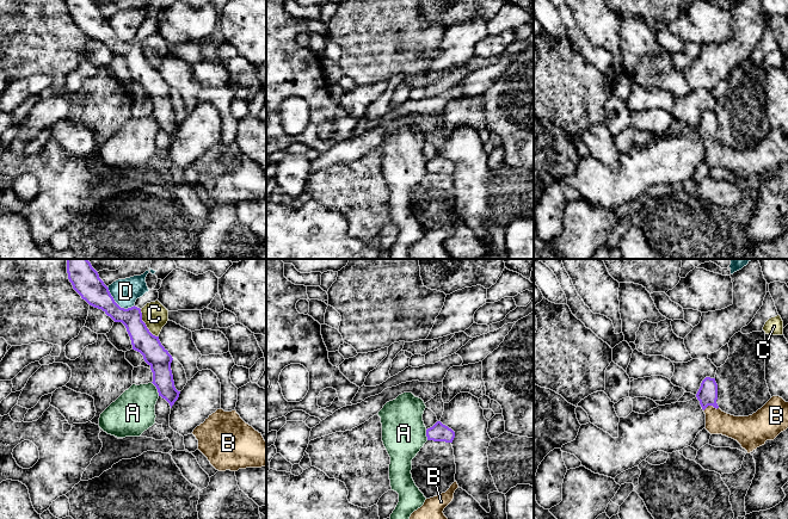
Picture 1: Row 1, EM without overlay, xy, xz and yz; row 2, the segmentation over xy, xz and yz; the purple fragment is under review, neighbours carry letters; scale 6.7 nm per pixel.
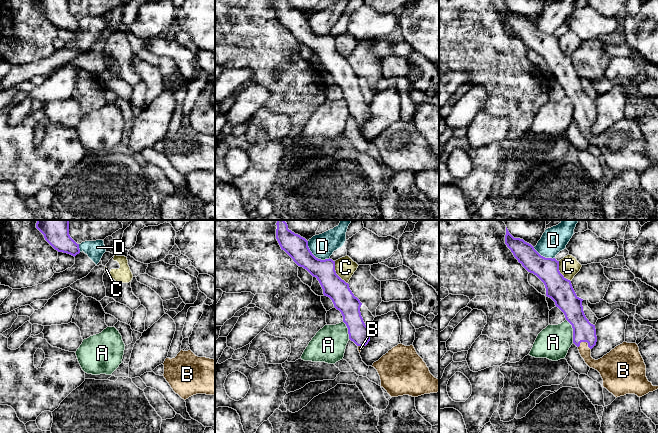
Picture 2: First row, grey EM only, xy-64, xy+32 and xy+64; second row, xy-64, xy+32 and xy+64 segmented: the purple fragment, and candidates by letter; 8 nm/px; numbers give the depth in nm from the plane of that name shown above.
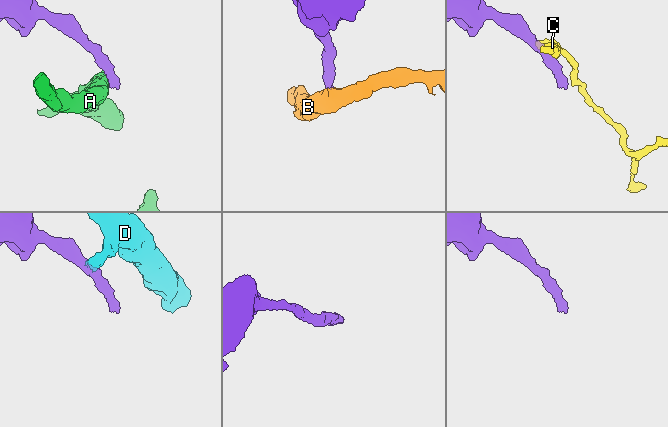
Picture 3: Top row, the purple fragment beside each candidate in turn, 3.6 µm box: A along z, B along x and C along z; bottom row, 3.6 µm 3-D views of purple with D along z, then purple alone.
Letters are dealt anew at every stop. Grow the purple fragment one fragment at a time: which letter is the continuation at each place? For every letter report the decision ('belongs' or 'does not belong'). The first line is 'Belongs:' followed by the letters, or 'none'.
Belongs: B
A: does not belong
B: belongs
C: does not belong
D: does not belong

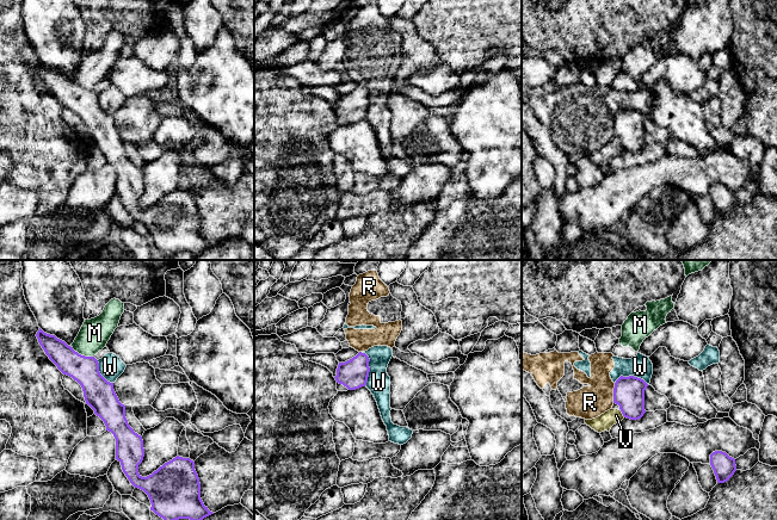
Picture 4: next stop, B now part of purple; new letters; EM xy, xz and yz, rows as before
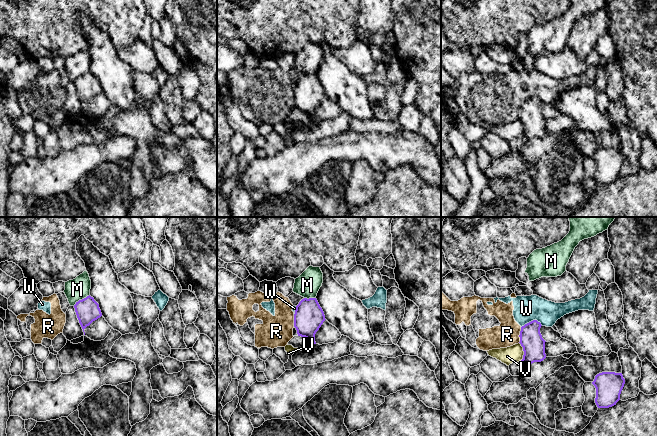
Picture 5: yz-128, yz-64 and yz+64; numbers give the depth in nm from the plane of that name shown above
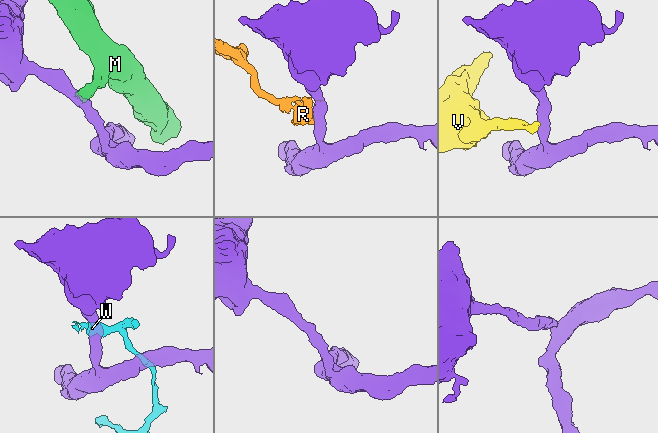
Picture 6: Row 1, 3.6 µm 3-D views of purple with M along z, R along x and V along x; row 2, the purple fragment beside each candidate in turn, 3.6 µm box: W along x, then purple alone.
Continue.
Belongs: none
M: does not belong
R: does not belong
V: does not belong
W: does not belong

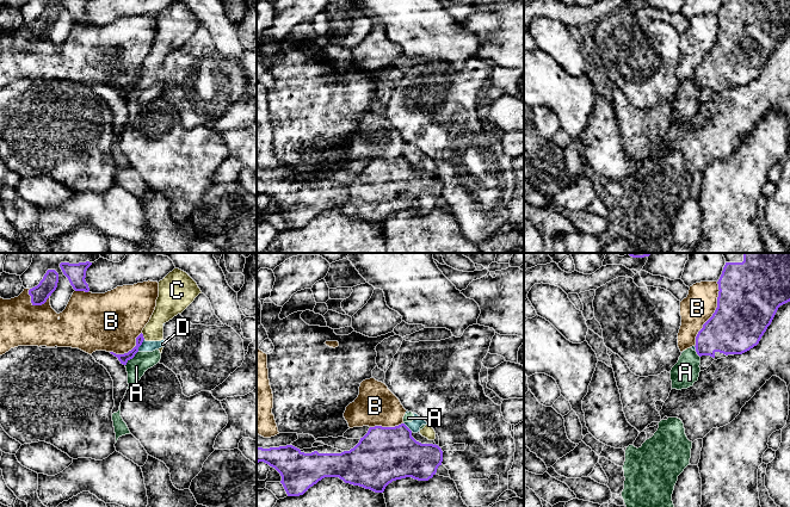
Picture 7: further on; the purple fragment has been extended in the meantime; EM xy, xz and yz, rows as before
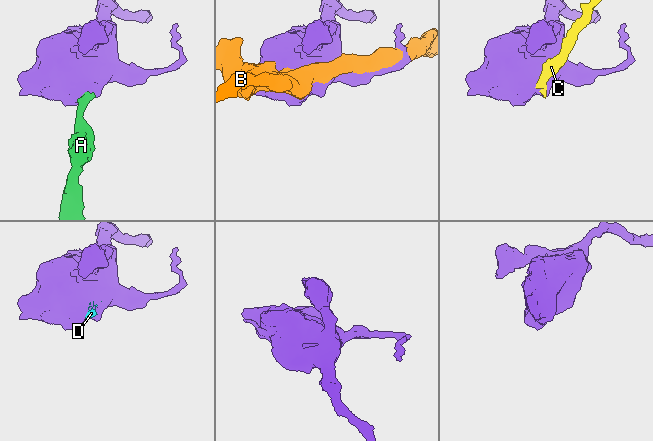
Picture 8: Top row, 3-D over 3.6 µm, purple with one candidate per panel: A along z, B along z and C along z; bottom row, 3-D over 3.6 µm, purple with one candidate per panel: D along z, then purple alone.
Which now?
Belongs: none
A: does not belong
B: does not belong
C: does not belong
D: does not belong

